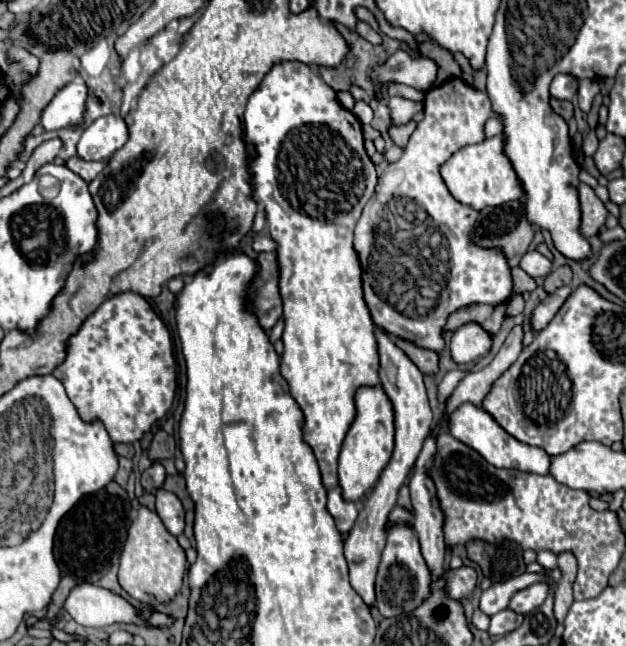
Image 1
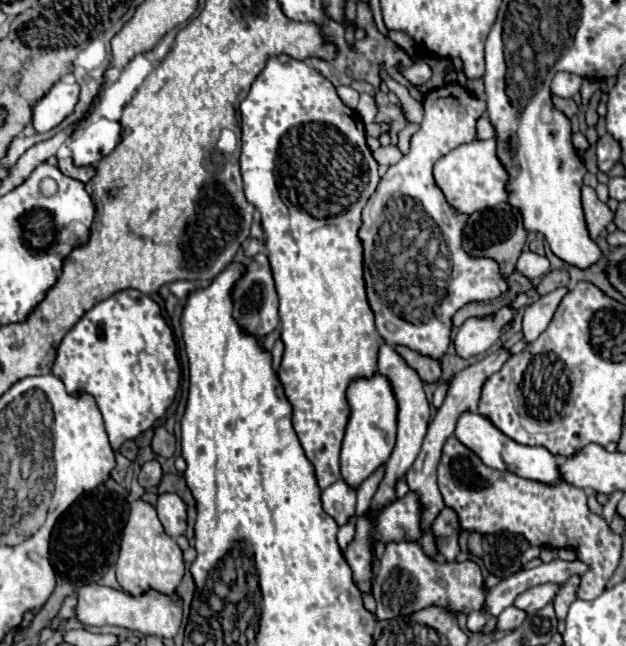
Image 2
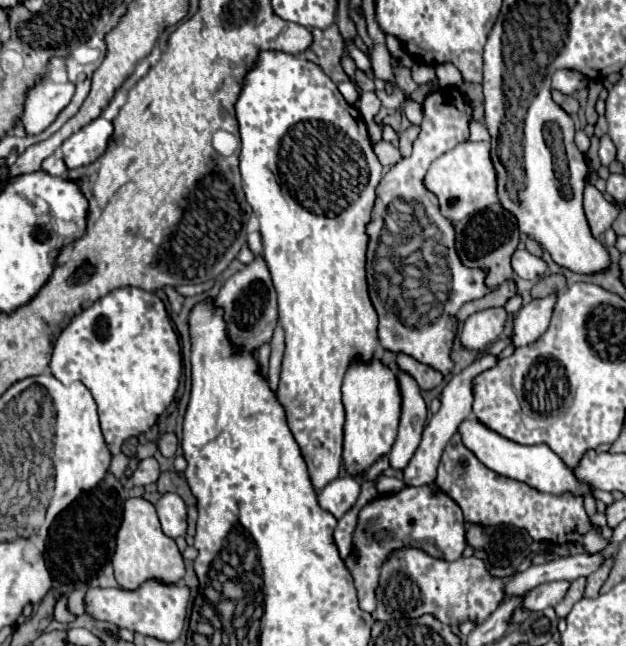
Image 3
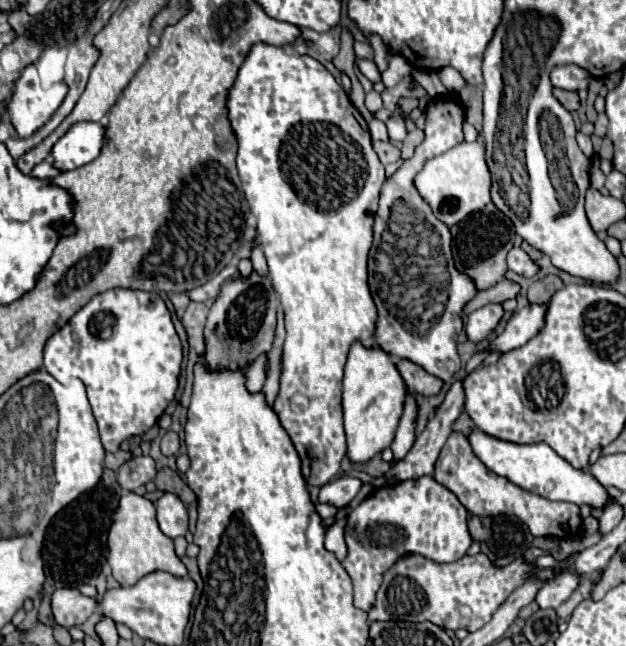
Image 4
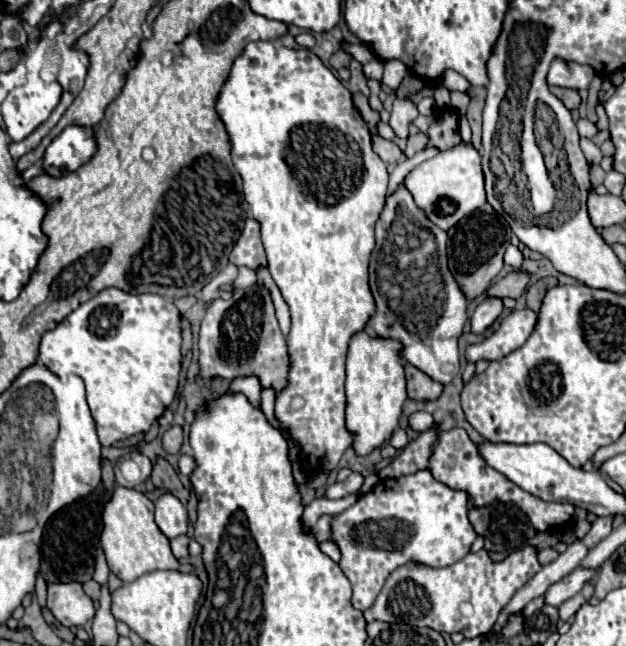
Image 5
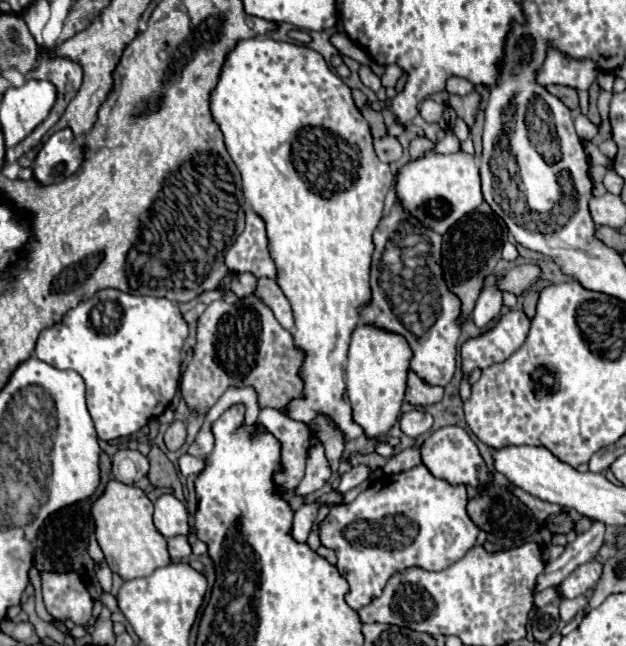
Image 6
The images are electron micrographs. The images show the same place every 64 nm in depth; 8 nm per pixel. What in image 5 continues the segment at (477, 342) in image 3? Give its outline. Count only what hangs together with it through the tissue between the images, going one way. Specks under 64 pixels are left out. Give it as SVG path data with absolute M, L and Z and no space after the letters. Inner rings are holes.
M488 296L484 298L472 312L470 316L470 324L472 324L472 332L480 334L484 332L500 314L502 314L502 300L496 296Z

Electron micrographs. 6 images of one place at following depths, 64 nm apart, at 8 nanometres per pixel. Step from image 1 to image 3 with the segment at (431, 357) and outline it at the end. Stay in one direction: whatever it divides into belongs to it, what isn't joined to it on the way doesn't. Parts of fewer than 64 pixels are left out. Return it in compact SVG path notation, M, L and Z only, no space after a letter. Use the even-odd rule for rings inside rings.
M396 356L396 364L402 372L406 372L416 380L420 390L434 390L436 386L442 384L440 372L428 368L426 364L420 364L418 360L412 360L410 356Z

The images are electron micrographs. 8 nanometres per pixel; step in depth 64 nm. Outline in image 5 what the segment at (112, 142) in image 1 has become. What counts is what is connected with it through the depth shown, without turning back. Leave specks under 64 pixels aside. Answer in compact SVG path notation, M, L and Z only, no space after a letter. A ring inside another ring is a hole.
M68 126L48 144L42 158L42 170L52 178L62 178L86 164L94 150L94 130Z

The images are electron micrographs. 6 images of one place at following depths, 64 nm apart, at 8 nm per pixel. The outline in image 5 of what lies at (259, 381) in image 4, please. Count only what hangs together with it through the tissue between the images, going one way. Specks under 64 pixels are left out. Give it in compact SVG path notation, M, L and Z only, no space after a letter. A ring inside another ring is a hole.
M254 376L244 380L232 380L226 388L226 394L244 394L254 408L260 406L260 382Z

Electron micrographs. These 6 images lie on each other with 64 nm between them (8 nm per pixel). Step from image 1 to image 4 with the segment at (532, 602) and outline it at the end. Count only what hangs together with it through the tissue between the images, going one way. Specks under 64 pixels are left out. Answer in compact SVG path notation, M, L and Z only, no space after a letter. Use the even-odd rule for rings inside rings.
M564 572L558 578L552 578L544 584L544 588L536 596L536 602L540 604L540 608L558 608L564 600L572 596L580 580L582 576L576 576L574 572Z

